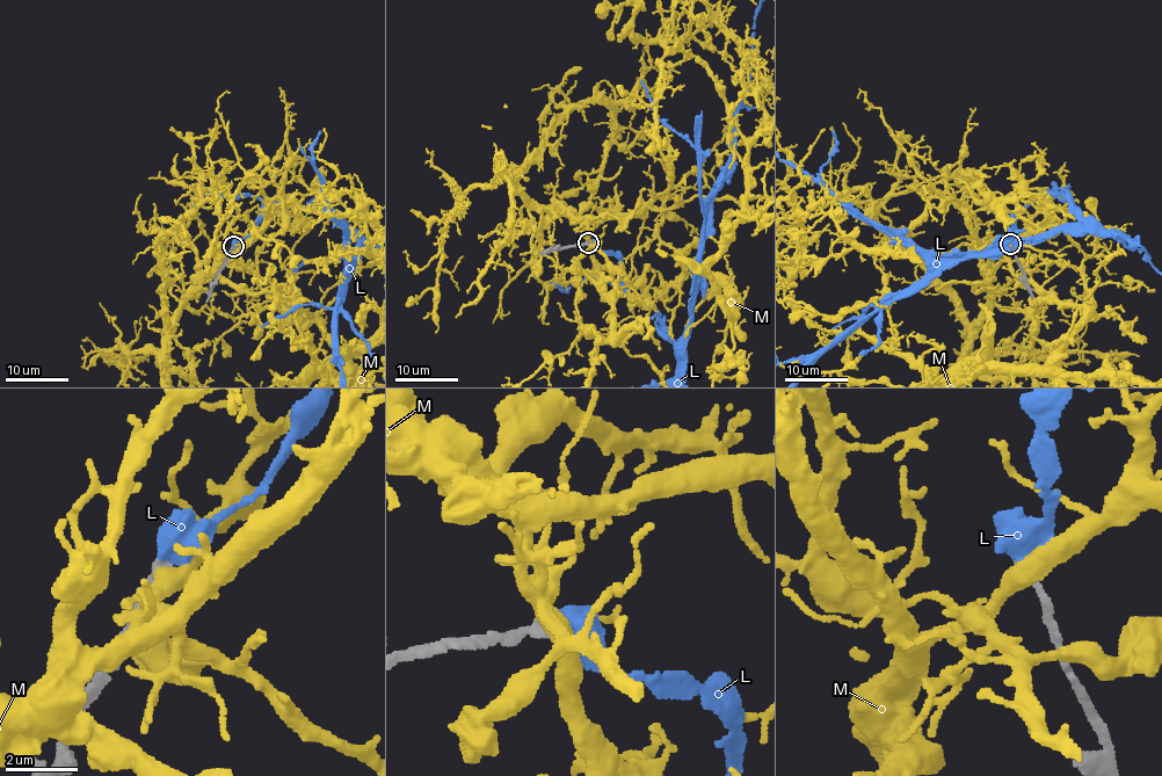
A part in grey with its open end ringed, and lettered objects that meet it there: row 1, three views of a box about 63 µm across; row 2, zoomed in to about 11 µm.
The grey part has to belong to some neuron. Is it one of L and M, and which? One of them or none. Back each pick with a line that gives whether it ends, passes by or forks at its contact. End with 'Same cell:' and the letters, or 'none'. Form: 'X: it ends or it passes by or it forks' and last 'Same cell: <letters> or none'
L: it ends
Same cell: L

